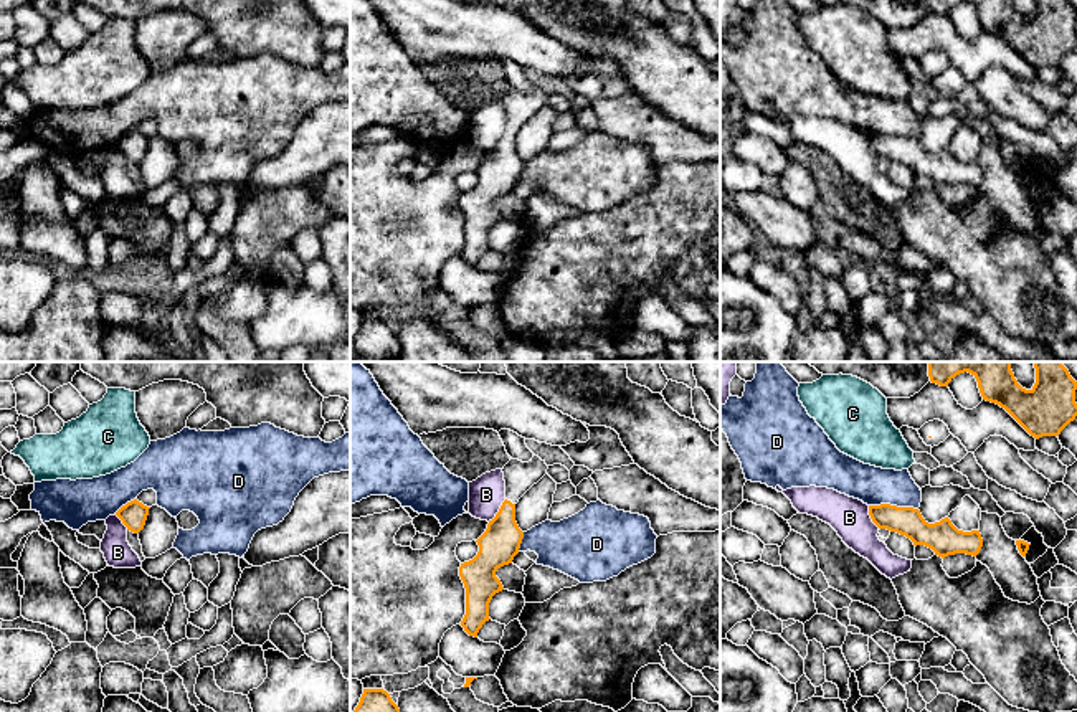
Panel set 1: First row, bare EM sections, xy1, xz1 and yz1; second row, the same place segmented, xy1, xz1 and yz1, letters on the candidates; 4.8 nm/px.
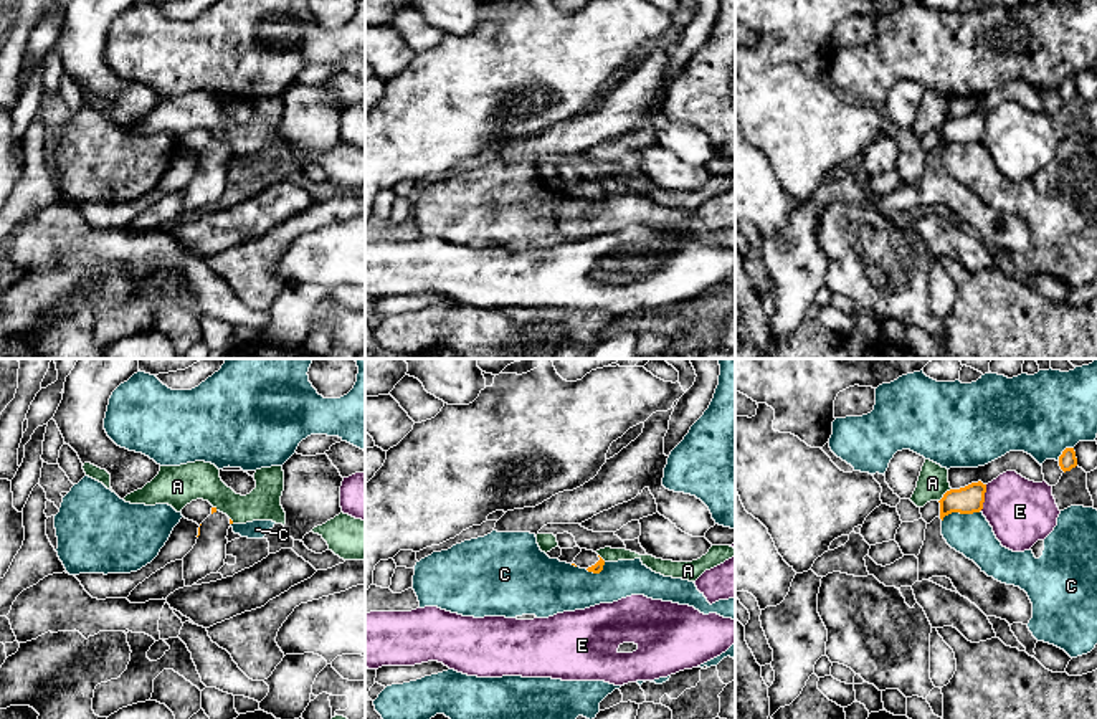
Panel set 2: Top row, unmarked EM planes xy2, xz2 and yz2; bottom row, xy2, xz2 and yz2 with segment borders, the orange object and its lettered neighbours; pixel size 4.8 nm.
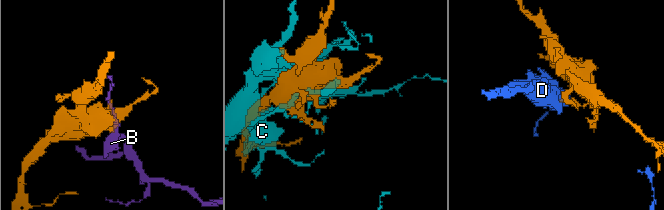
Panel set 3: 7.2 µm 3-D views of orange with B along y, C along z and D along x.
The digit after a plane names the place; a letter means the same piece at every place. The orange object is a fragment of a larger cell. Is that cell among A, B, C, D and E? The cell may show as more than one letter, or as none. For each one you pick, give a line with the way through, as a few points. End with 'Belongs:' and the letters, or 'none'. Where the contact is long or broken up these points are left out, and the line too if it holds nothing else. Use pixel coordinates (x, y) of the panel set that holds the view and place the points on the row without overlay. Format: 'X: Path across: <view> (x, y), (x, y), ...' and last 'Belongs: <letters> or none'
Belongs: none

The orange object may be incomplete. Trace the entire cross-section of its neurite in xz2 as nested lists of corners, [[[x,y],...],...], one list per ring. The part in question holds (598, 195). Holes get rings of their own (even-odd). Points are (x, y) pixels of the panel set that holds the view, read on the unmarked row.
[[[582,179],[572,195],[600,203],[603,200],[605,190],[596,182]]]

